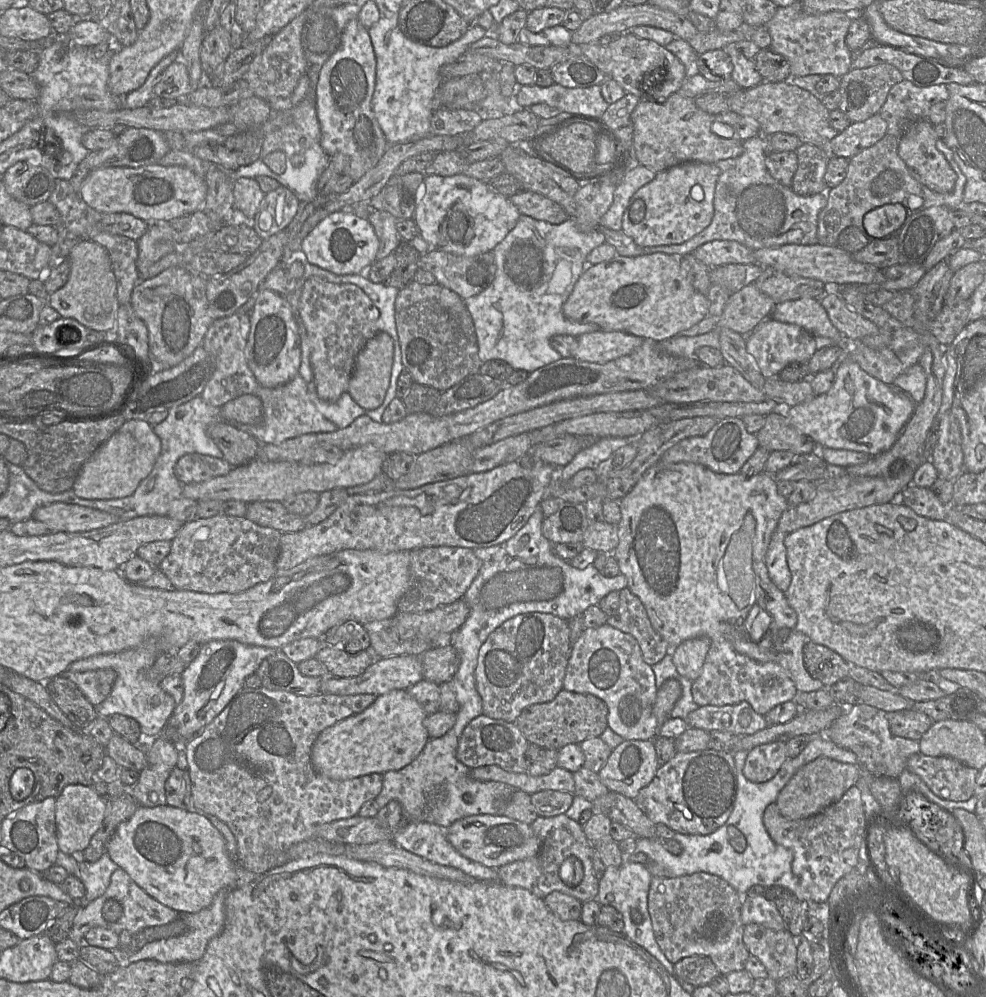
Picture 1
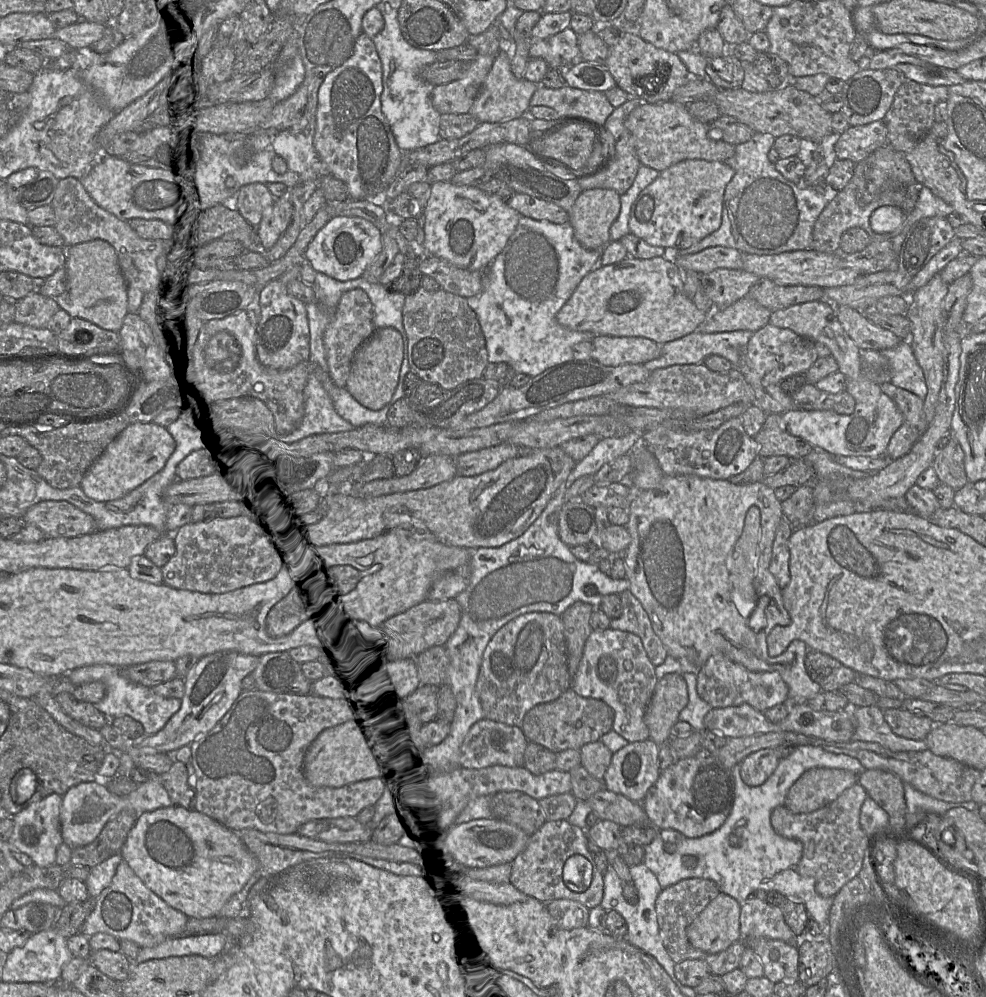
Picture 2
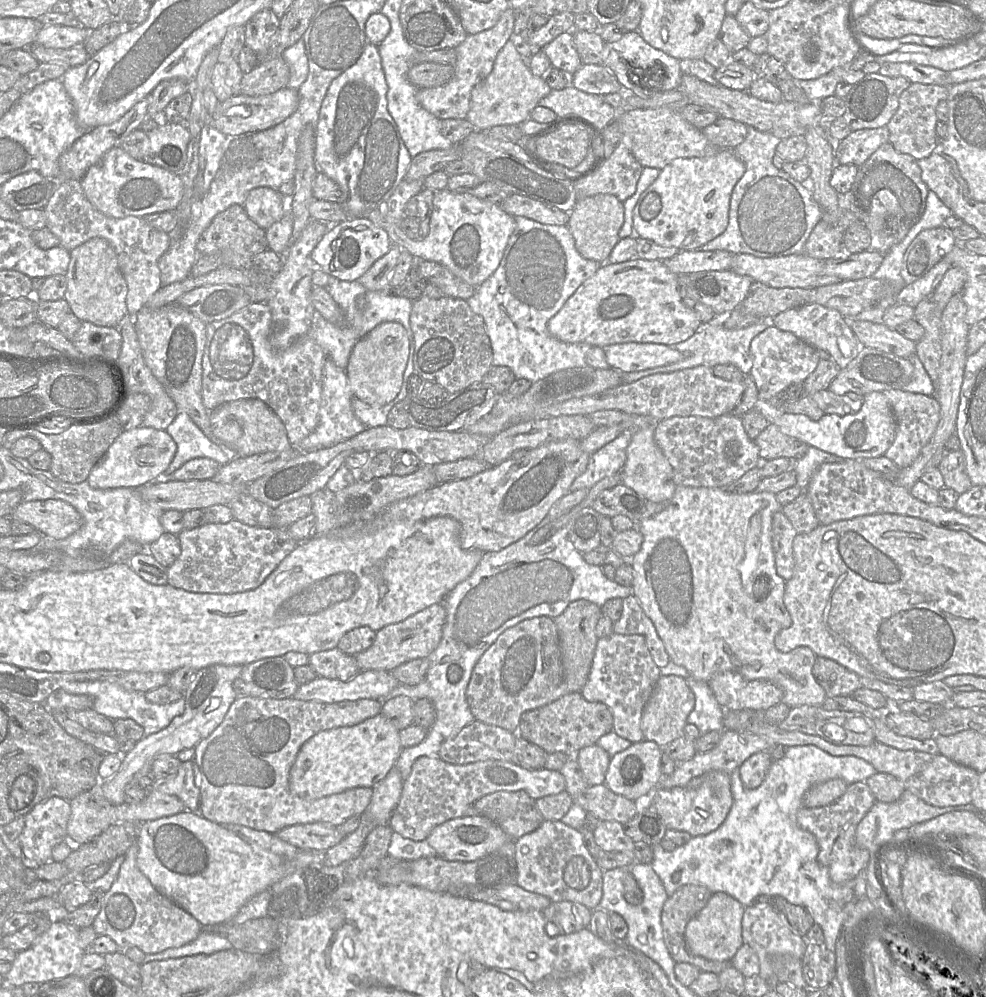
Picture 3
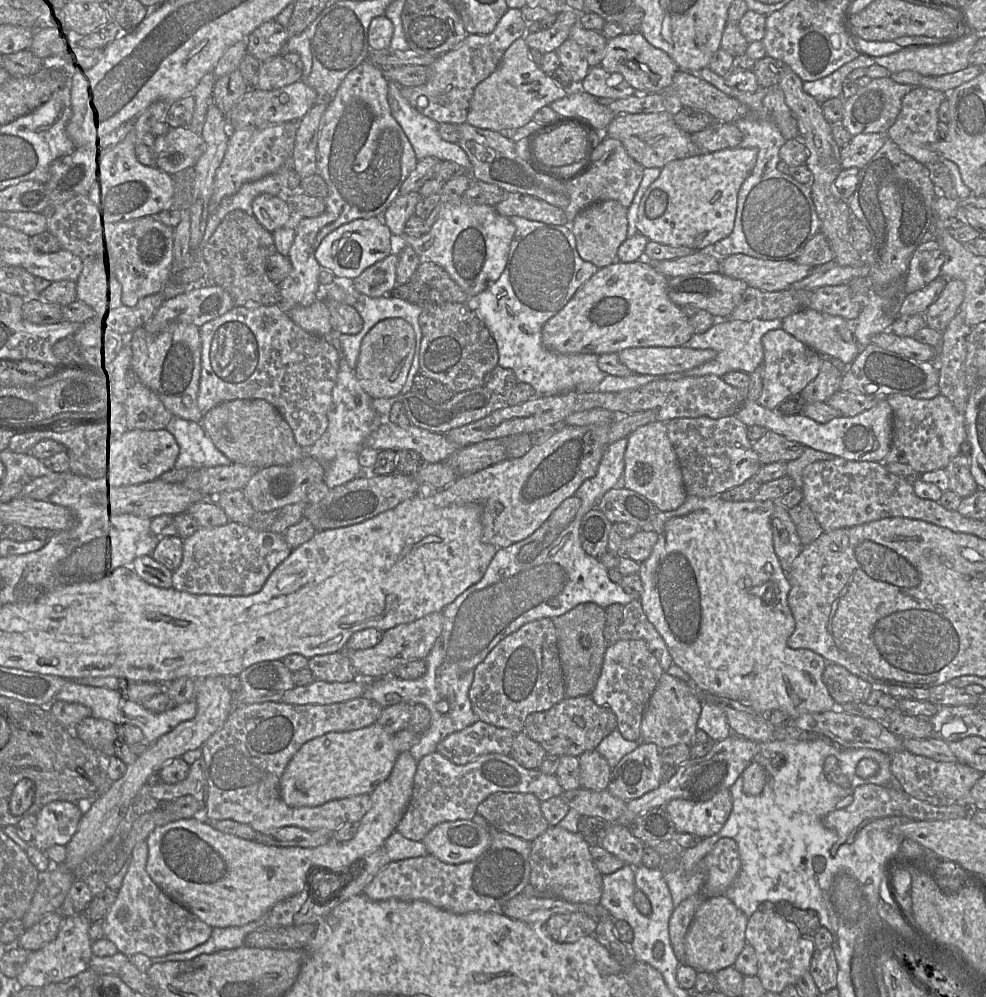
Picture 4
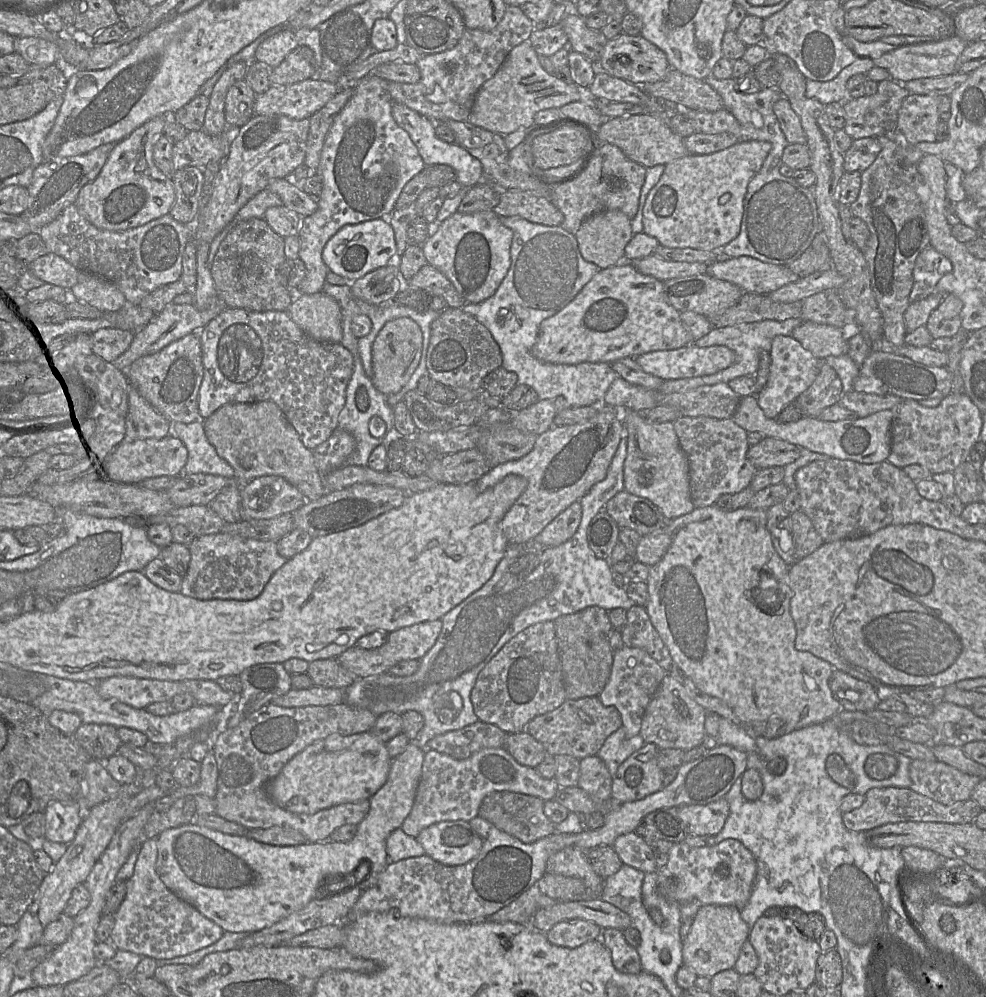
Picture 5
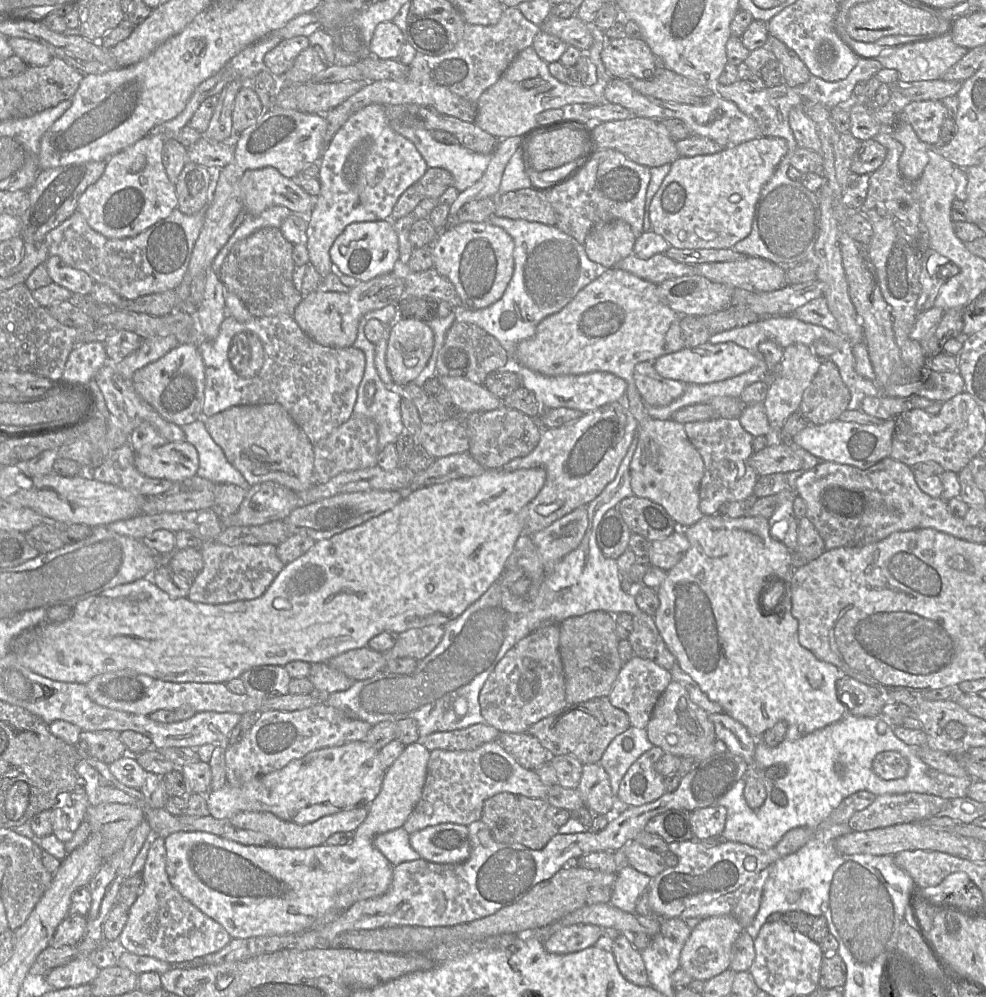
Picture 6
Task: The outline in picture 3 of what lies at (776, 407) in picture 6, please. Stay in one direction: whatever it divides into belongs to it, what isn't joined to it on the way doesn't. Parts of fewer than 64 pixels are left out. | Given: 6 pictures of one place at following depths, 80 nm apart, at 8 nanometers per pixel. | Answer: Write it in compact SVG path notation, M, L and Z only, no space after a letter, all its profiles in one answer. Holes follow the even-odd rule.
M774 326L766 328L753 338L750 344L753 365L749 376L758 389L759 405L769 403L778 393L794 383L803 383L816 369L820 357L817 349L804 342L793 333Z

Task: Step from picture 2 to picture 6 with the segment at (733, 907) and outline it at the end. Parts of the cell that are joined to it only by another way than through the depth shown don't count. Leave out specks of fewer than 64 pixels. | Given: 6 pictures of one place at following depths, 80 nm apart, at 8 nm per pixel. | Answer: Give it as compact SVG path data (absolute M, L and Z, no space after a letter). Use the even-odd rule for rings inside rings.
M720 915L700 919L692 927L681 955L680 967L695 980L707 981L730 967L733 944L745 929L732 916Z

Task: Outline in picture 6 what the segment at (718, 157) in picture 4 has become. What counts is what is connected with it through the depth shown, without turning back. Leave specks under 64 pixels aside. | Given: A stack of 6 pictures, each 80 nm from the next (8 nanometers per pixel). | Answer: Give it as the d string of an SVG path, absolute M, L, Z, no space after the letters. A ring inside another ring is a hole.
M760 137L720 152L678 157L653 197L649 207L651 231L661 235L673 248L728 249L745 239L752 230L755 206L762 188L771 179L787 153L787 142L779 137Z

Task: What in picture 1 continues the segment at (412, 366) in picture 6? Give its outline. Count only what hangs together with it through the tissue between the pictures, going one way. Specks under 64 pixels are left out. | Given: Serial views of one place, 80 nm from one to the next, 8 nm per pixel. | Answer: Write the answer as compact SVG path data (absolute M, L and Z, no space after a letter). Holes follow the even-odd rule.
M383 331L369 339L356 357L348 392L366 410L377 409L390 385L394 359L394 342Z

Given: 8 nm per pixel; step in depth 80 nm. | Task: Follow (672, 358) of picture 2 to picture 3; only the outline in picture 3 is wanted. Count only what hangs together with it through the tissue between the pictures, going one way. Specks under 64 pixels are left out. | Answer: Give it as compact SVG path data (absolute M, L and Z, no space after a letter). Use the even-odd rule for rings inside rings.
M717 315L710 321L709 324L699 328L687 340L675 345L670 345L670 347L675 348L683 354L684 358L681 361L652 369L622 373L623 383L631 383L656 373L668 373L697 366L705 366L711 369L718 364L732 364L736 366L745 376L749 376L753 365L753 358L750 353L751 341L766 328L773 326L772 319L762 319L753 325L741 329L727 329L723 326L723 321L724 316Z

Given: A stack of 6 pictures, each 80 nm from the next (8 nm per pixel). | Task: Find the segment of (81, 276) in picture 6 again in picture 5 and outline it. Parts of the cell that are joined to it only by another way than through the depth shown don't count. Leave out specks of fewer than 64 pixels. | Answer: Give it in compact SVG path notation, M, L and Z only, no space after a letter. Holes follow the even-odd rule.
M48 253L35 259L28 269L45 283L71 289L78 280L79 270L63 257Z

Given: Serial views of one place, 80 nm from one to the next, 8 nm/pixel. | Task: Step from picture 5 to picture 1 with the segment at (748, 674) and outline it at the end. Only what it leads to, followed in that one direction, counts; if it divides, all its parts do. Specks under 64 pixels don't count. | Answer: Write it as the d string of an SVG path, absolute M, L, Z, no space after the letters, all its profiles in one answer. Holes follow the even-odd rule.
M660 460L656 464L654 464L652 467L650 467L643 474L643 476L639 479L639 481L635 484L635 486L630 490L630 492L628 492L623 498L621 498L618 501L618 503L619 503L620 510L621 510L621 520L617 524L619 541L618 541L618 545L616 546L614 551L612 552L612 556L617 560L621 573L626 576L627 588L629 588L630 591L641 600L641 602L643 603L643 605L646 609L647 615L649 617L649 620L650 620L653 628L667 642L667 644L670 646L670 650L672 648L678 646L682 642L688 640L688 639L693 639L693 638L698 638L698 637L707 637L710 640L724 640L724 639L726 639L727 641L729 641L732 644L733 648L738 653L743 654L743 655L745 655L745 656L747 656L747 657L749 657L749 658L751 658L751 659L753 659L753 660L755 660L759 663L775 662L775 663L779 664L787 672L787 674L790 676L790 678L793 680L793 682L795 683L795 687L796 687L798 692L812 692L812 691L817 691L817 690L823 689L823 687L824 687L823 683L818 679L812 678L810 676L810 674L808 673L808 671L806 670L805 666L804 666L803 648L804 648L804 645L806 644L806 642L810 641L810 640L805 634L803 634L801 632L798 632L796 630L792 630L792 629L794 629L794 627L797 623L797 614L794 611L794 609L788 604L785 593L782 592L781 590L779 590L775 586L775 584L771 581L771 579L769 577L769 574L768 574L766 564L765 564L765 555L766 555L769 543L771 541L772 535L776 531L779 518L781 517L782 513L788 508L787 498L785 498L784 496L782 496L778 492L777 481L775 480L773 475L768 474L766 472L762 472L760 474L756 474L756 475L751 476L751 477L743 476L741 473L720 474L720 473L716 473L716 472L710 470L709 468L707 468L705 466L702 466L700 464L695 464L695 463L690 463L690 462L666 463L666 462L663 462L663 461ZM755 604L757 604L758 606L763 608L771 616L771 621L770 621L767 632L764 633L762 638L758 641L752 640L751 634L748 631L748 615L749 615L751 609L753 608L753 606ZM782 628L788 628L788 629L791 629L792 631L791 631L789 637L787 638L787 640L785 642L783 642L783 644L775 646L774 645L774 635L777 634L777 632Z

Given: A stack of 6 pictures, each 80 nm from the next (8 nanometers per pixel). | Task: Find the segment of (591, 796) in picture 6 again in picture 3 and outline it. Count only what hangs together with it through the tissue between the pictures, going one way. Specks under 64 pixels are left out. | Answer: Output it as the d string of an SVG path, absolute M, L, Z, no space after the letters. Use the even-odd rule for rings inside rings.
M598 744L584 747L575 755L588 786L604 784L611 756Z

